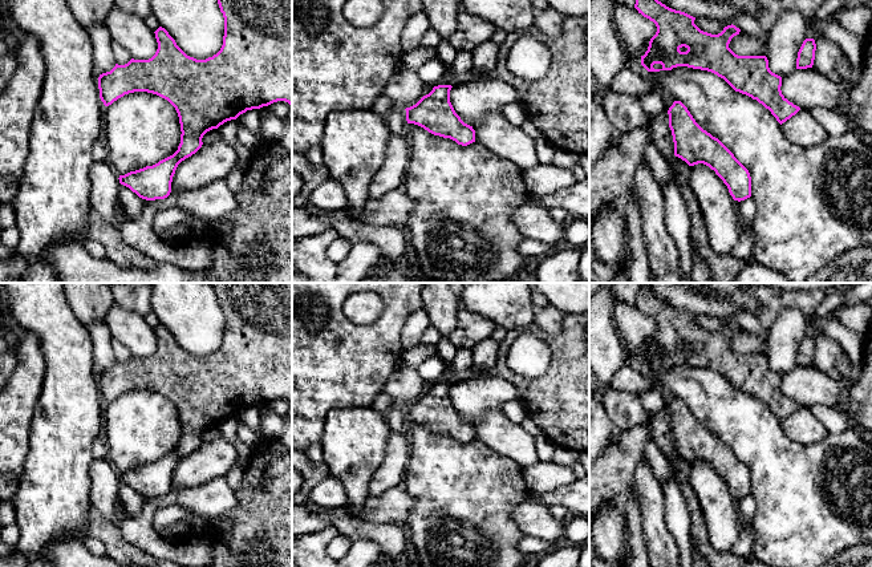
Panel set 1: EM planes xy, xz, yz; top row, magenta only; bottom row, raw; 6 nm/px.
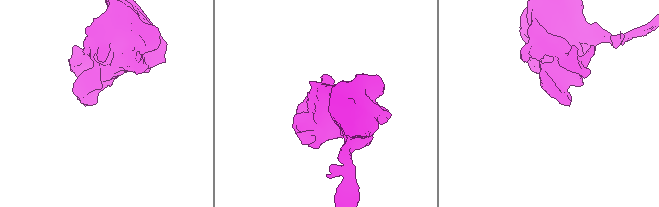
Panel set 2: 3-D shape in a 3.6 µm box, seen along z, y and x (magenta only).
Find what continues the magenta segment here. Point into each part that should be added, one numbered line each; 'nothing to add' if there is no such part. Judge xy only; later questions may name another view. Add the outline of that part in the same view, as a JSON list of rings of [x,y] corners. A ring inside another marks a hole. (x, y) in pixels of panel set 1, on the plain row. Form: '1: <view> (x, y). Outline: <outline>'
nothing to add

